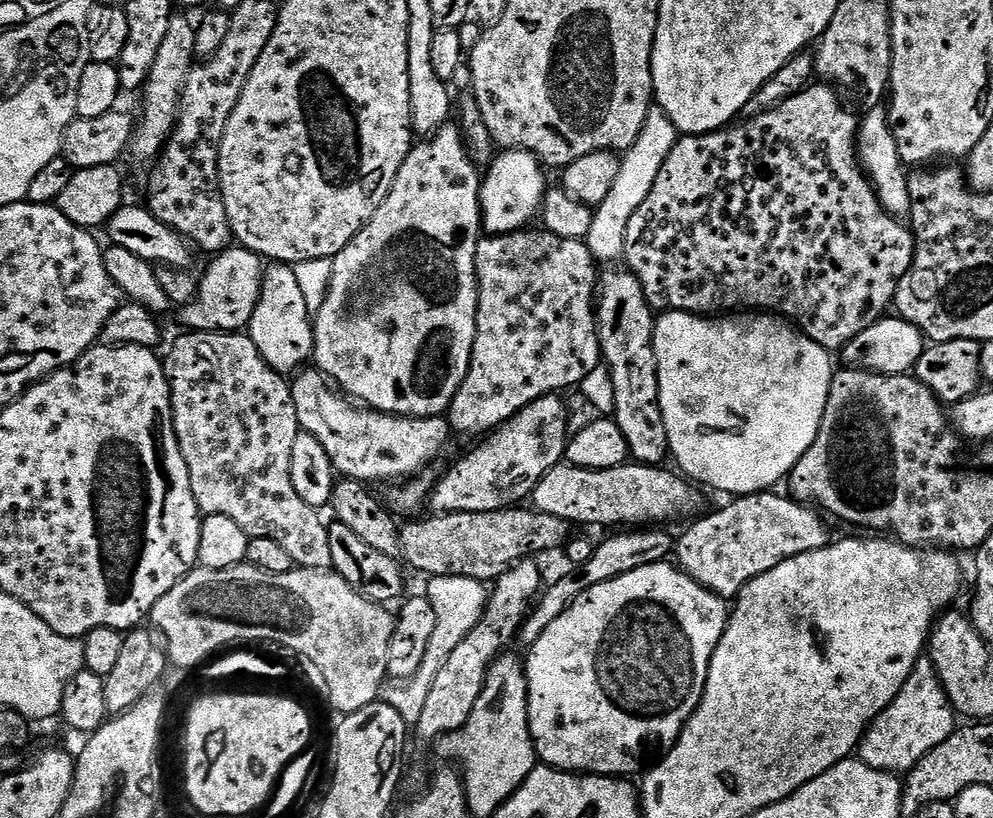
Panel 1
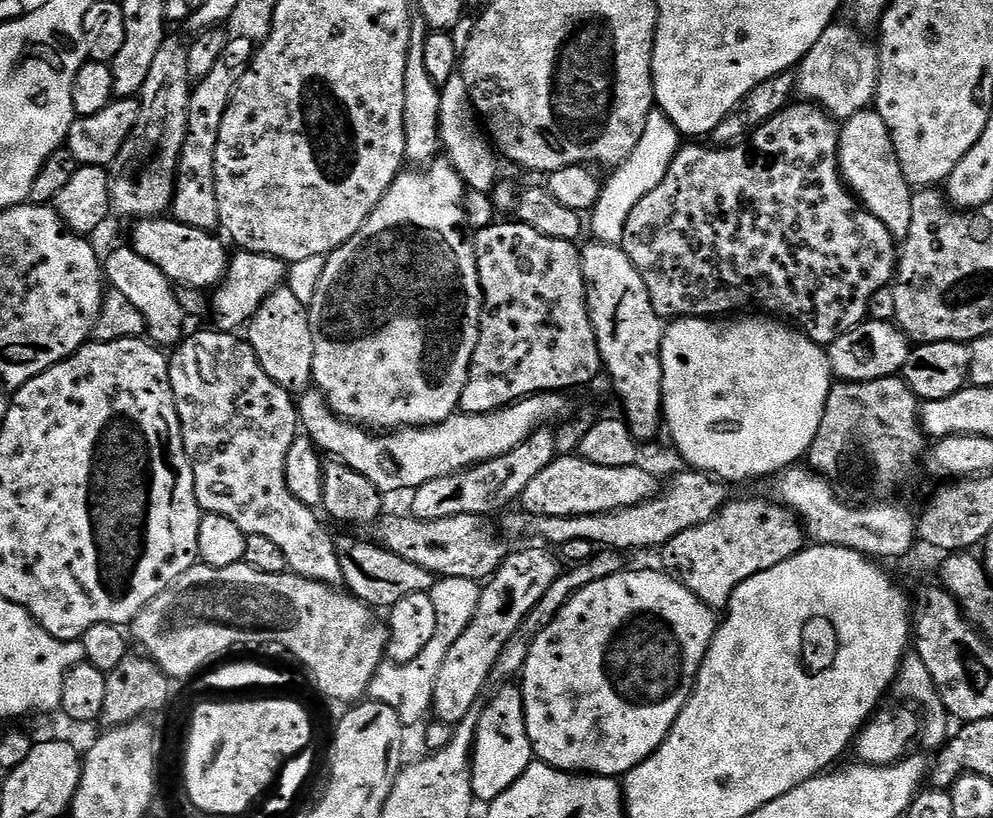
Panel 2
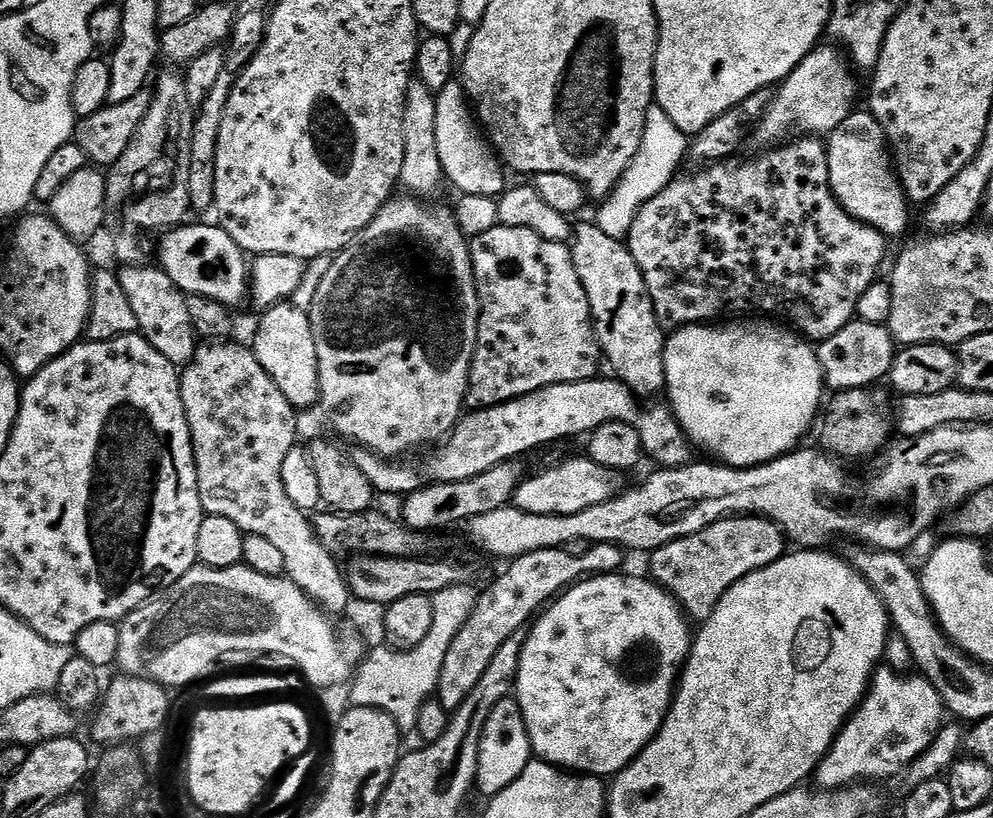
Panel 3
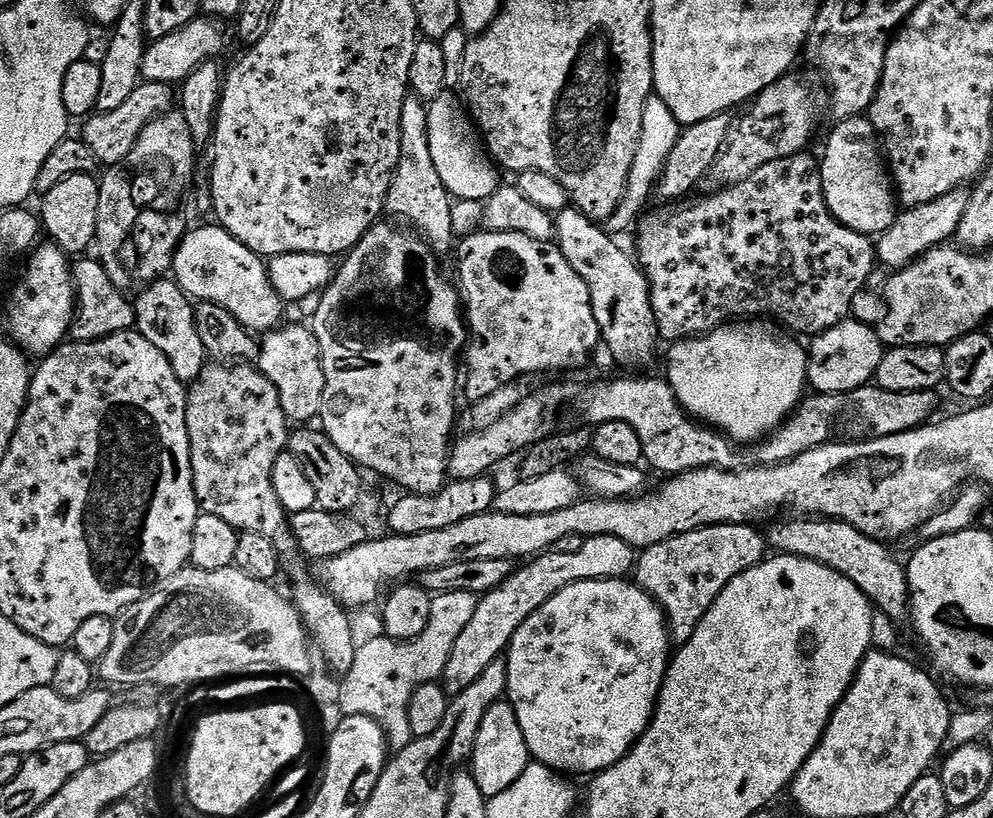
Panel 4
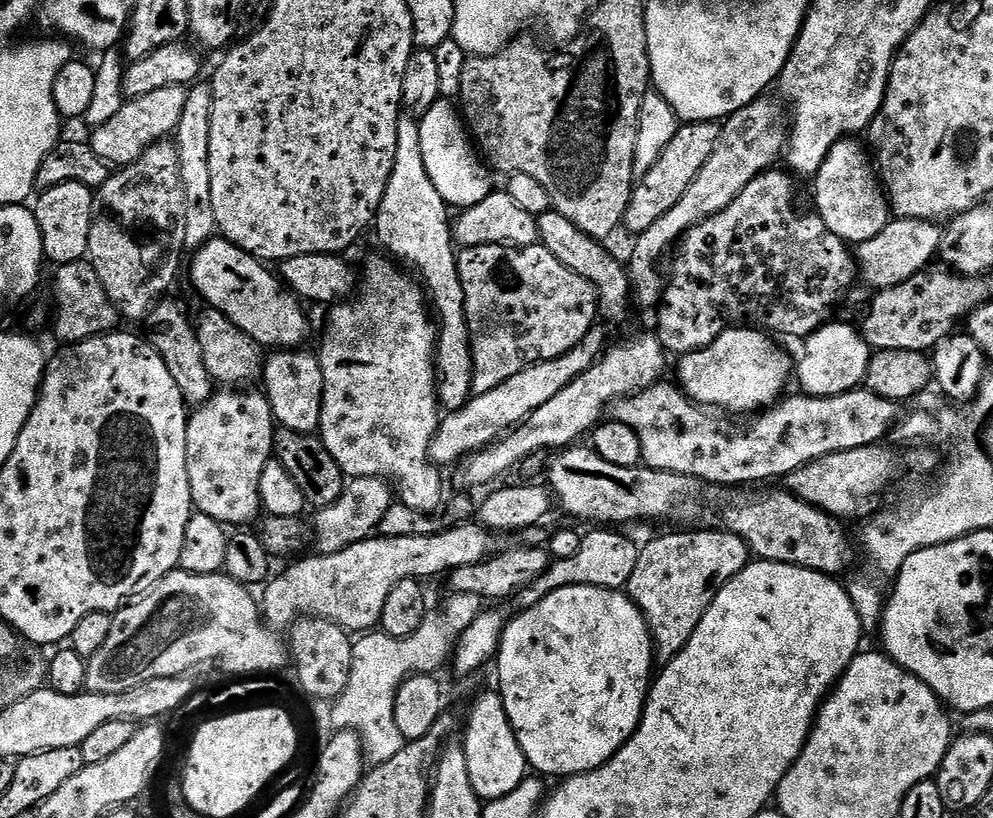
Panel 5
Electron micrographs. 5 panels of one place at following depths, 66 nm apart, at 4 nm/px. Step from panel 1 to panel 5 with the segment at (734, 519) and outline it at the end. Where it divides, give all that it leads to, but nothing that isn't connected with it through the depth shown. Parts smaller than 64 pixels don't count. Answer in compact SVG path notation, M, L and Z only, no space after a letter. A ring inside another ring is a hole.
M672 530L669 536L657 535L643 545L638 554L638 566L630 574L626 589L646 618L652 635L657 661L667 662L678 655L690 642L702 614L710 610L718 590L730 582L748 565L748 544L733 532L723 530Z

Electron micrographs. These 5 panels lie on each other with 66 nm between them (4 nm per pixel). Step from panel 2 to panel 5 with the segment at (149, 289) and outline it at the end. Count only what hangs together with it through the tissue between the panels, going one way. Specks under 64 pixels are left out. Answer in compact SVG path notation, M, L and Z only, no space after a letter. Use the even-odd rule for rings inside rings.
M165 298L152 307L146 317L147 324L146 339L166 362L166 370L170 370L178 390L182 390L185 404L189 406L205 404L212 397L214 381L206 370L206 362L202 362L202 346L198 346L193 321L191 319L188 321L187 314L172 301L172 298Z

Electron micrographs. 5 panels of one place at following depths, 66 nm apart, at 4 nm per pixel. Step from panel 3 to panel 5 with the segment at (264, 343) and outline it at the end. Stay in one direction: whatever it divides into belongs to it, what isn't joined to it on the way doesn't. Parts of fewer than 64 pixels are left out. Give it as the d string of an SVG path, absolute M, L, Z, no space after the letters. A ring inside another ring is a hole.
M276 350L265 359L263 387L272 412L276 415L276 423L280 428L288 428L291 432L315 433L322 418L322 398L324 397L324 379L322 366L315 355L305 350Z

